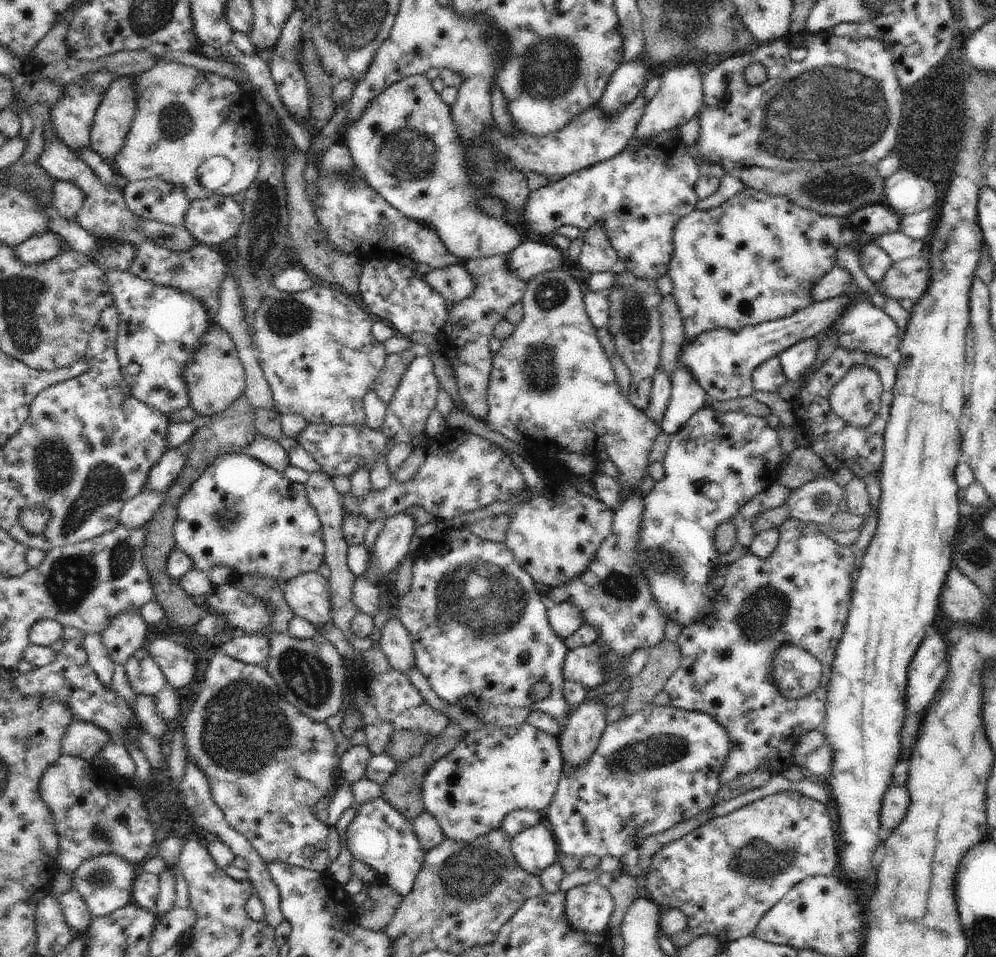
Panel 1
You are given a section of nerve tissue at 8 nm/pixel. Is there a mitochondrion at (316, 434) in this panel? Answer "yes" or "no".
no

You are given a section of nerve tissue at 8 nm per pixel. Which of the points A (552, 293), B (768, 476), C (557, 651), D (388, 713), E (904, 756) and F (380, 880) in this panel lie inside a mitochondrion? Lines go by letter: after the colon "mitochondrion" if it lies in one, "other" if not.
A: mitochondrion
B: other
C: other
D: other
E: other
F: other

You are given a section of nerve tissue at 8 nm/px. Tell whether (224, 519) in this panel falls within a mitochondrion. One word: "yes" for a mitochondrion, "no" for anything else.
yes

